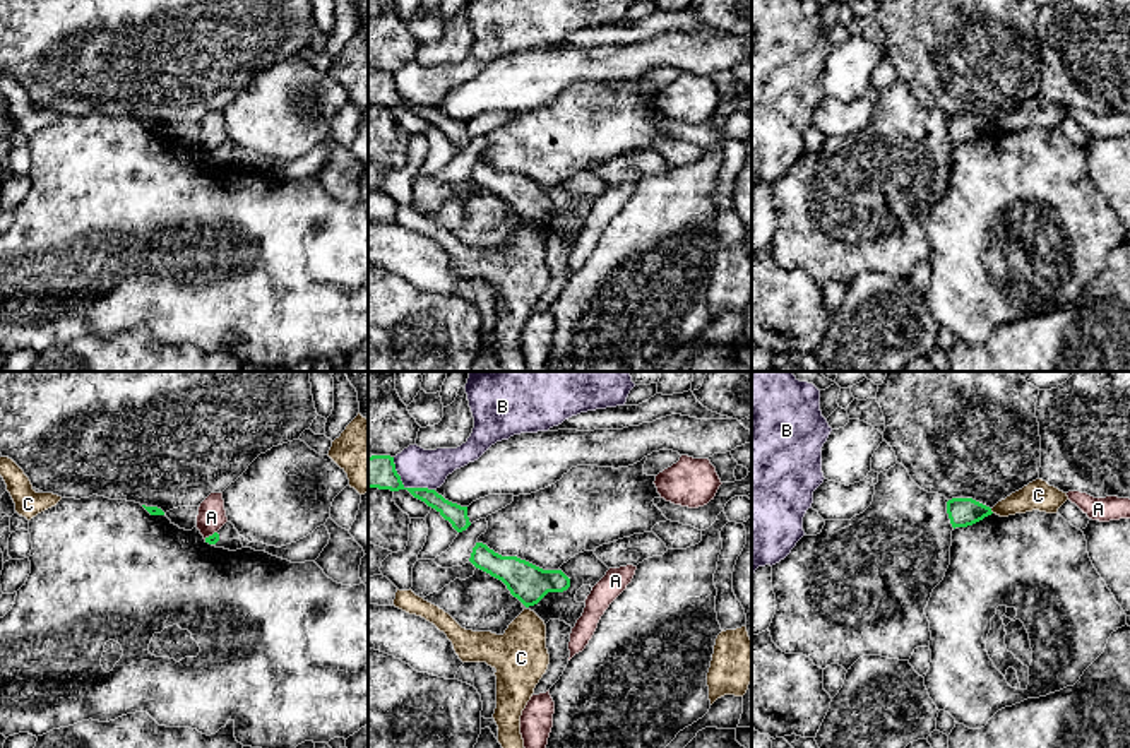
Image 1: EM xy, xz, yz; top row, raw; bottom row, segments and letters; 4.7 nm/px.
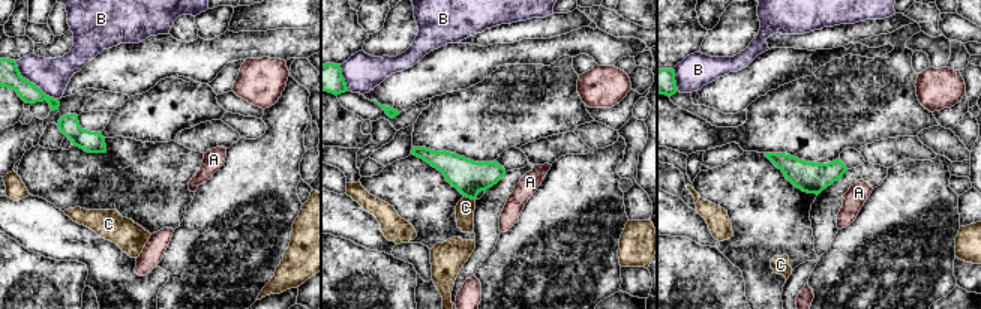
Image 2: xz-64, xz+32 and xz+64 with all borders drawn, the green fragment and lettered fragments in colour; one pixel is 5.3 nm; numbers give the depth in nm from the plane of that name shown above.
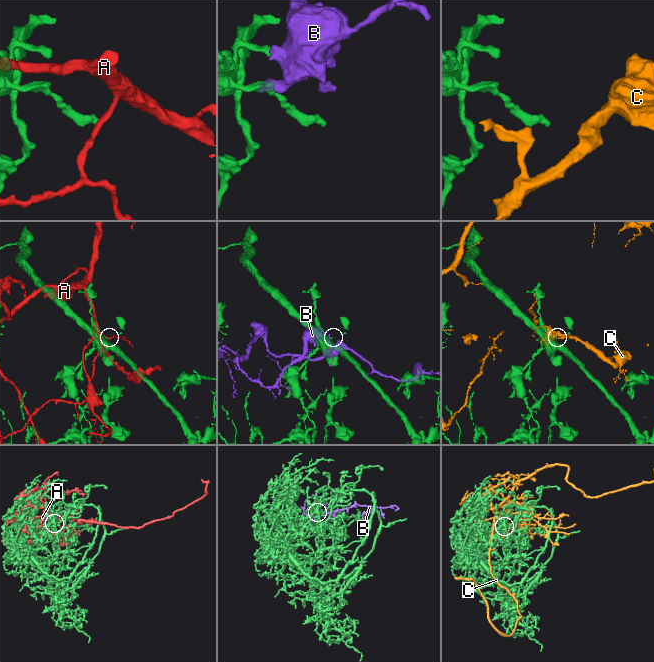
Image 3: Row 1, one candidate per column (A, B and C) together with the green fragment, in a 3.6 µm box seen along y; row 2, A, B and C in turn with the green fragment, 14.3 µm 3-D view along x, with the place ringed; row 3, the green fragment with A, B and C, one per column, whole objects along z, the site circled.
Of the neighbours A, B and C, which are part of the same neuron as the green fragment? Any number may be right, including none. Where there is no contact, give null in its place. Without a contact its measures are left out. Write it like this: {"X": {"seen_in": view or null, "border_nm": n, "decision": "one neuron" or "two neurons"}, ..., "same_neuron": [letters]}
{"A": {"seen_in": "xy", "border_nm": 70, "decision": "two neurons"}, "B": {"seen_in": "xz", "border_nm": 260, "decision": "two neurons"}, "C": {"seen_in": "yz", "border_nm": 30, "decision": "two neurons"}, "same_neuron": []}

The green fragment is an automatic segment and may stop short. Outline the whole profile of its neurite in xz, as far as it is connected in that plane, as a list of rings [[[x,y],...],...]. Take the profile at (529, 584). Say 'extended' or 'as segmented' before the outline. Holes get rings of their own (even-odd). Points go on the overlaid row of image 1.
as segmented; [[[476,543],[469,561],[502,580],[526,608],[538,604],[548,592],[570,587],[570,579],[562,570],[543,570],[517,556],[502,556],[483,543]]]

